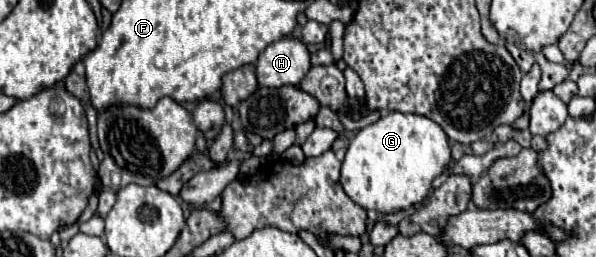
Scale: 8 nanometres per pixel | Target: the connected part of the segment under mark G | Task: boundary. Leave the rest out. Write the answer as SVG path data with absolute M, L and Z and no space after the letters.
M392 111L350 139L342 161L340 183L346 195L366 211L396 213L420 203L428 195L432 179L440 175L448 163L450 143L440 125L422 115Z

